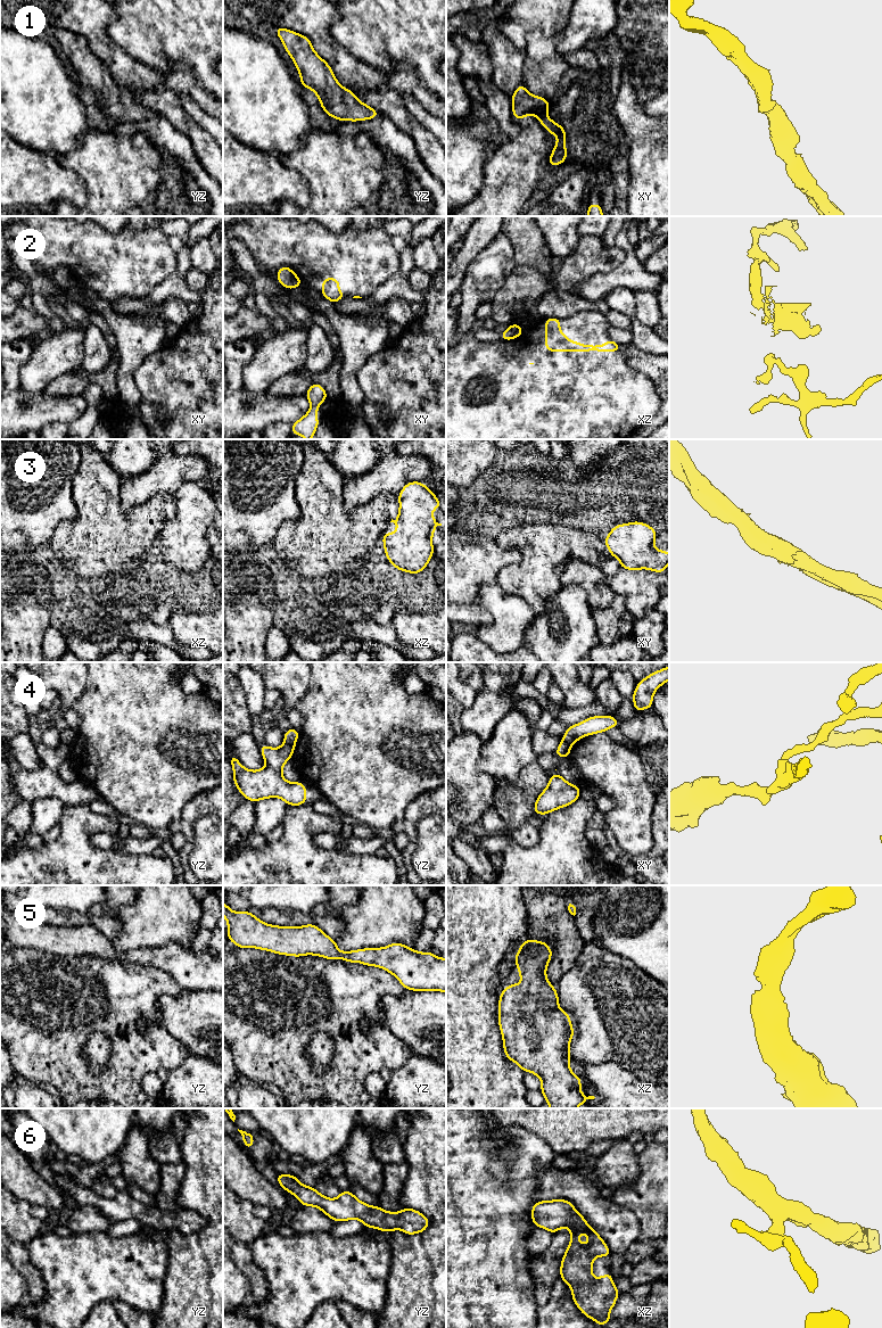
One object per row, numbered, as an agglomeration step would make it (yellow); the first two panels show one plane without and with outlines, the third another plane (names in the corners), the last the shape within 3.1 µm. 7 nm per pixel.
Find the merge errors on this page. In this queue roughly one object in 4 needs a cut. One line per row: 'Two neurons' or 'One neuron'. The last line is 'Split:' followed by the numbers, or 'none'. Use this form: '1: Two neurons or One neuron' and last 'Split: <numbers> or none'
1: One neuron
2: Two neurons
3: One neuron
4: Two neurons
5: One neuron
6: One neuron
Split: 2, 4

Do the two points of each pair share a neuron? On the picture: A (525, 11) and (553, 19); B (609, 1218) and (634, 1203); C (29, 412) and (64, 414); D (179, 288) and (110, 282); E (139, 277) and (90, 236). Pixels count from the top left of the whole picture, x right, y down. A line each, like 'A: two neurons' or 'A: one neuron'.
A: one neuron
B: two neurons
C: one neuron
D: two neurons
E: one neuron

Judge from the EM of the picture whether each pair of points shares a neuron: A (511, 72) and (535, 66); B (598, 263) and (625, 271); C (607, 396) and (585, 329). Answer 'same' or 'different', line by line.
A: different
B: different
C: same

